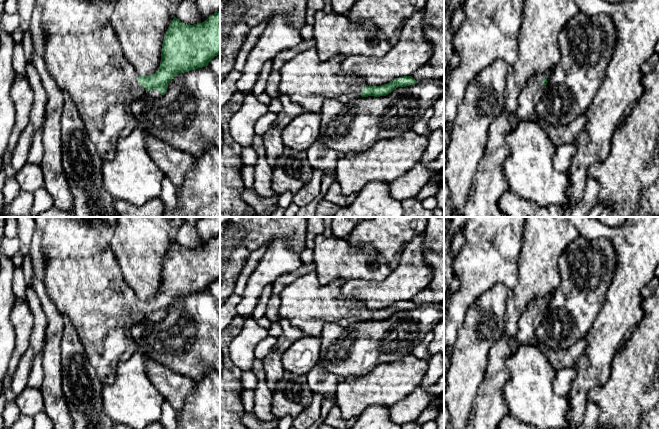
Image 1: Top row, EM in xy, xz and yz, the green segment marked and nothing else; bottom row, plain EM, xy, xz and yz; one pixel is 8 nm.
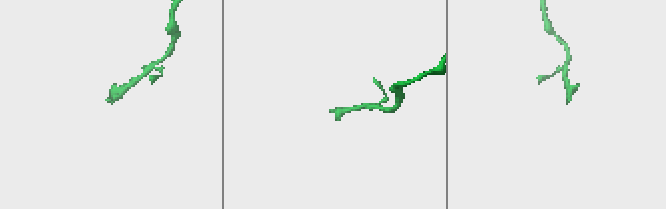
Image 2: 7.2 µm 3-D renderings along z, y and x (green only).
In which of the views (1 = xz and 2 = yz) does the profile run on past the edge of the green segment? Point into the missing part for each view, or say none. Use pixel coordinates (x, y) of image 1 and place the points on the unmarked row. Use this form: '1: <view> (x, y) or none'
1: xz (307, 304)
2: yz (489, 408)

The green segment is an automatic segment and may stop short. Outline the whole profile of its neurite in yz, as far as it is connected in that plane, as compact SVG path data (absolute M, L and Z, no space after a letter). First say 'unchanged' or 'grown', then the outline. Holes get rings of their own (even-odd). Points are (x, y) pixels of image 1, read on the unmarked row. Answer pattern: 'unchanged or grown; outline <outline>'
grown; outline M546 295L532 301L520 317L516 336L509 338L503 334L491 346L485 377L471 406L465 429L499 429L500 421L509 414L507 404L503 398L503 387L509 379L509 371L506 368L505 360L523 346L530 345L540 349L535 341L535 331L544 318L550 299L551 295Z

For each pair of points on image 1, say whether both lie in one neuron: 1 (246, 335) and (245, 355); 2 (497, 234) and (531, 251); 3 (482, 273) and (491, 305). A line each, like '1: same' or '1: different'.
1: same
2: different
3: different

